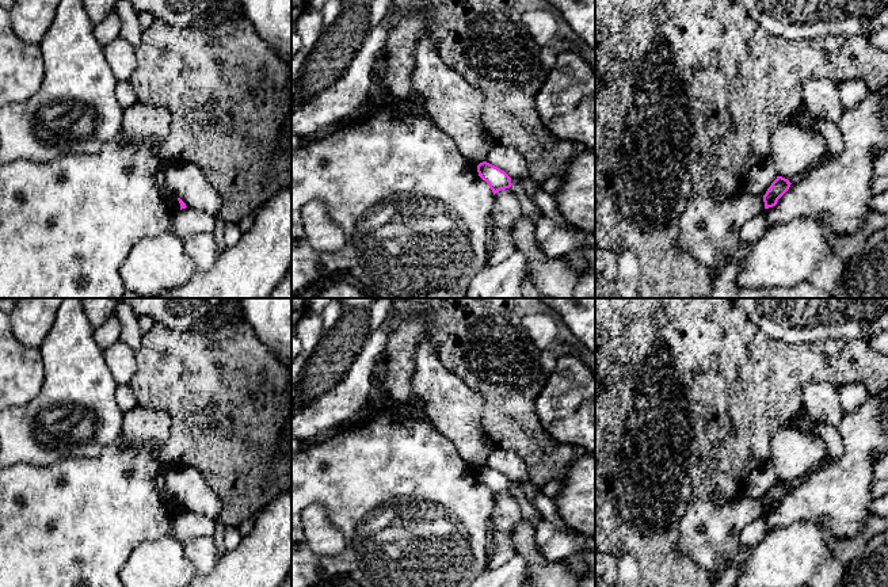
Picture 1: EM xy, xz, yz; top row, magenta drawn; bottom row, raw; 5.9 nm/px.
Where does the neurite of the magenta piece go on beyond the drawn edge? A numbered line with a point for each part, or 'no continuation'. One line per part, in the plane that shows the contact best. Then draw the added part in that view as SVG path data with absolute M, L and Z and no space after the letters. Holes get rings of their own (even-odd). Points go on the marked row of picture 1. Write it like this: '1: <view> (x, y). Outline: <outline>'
no continuation

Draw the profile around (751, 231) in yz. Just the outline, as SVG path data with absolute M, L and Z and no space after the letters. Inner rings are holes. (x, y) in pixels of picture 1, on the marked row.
M763 213L756 214L751 220L743 224L740 228L740 241L742 243L755 243L767 230L766 218Z

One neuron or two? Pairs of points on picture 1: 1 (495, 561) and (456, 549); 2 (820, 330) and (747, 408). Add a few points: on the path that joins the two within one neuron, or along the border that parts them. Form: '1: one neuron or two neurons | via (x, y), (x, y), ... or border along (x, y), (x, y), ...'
1: two neurons | border along (490, 557), (486, 570)
2: two neurons | border along (841, 338), (826, 338), (795, 345), (778, 340)

